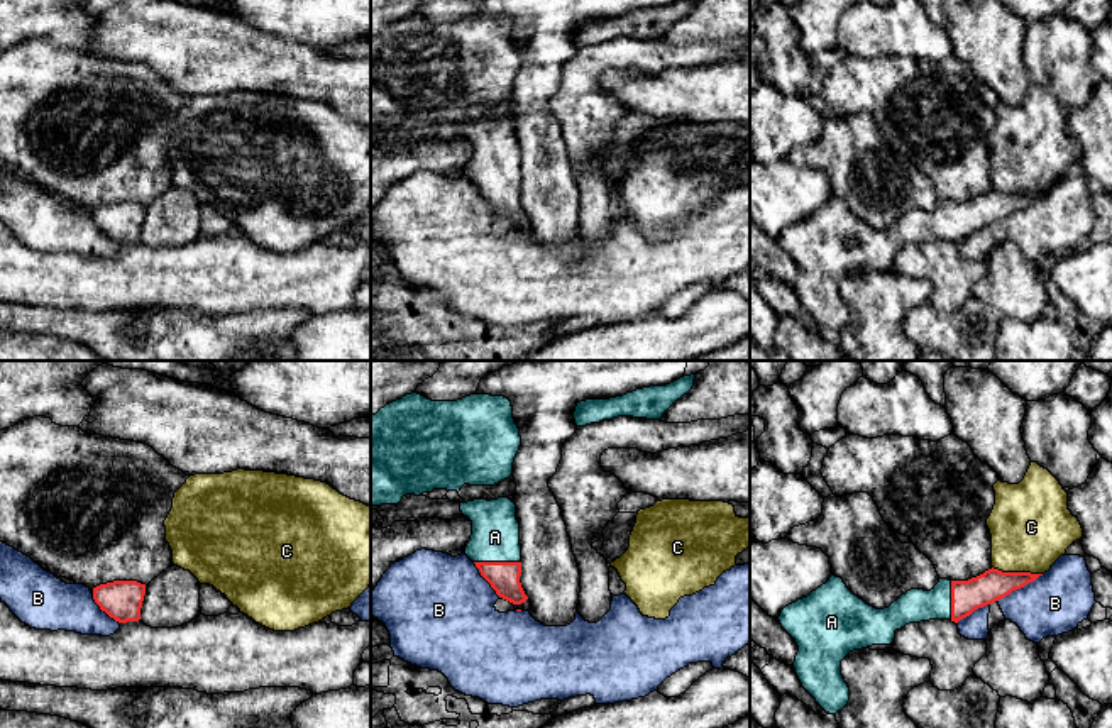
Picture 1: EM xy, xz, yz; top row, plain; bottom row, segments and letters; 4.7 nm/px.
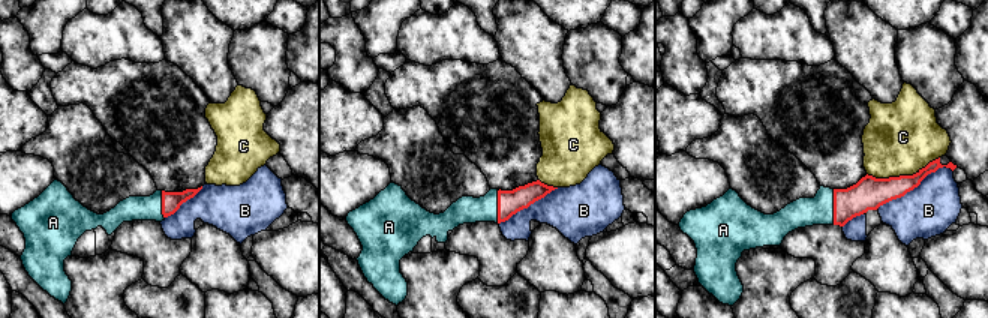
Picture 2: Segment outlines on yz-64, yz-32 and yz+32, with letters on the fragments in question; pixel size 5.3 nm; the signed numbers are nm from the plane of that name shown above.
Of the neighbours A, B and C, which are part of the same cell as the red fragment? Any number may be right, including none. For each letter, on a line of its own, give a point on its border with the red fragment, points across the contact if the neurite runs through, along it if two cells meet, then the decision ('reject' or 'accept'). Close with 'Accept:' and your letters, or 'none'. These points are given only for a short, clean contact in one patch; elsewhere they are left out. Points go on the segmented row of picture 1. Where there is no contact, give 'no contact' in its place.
A: xz (498, 562) | accept
B: yz (1019, 588) | reject
C: yz (1018, 573) | reject
Accept: A

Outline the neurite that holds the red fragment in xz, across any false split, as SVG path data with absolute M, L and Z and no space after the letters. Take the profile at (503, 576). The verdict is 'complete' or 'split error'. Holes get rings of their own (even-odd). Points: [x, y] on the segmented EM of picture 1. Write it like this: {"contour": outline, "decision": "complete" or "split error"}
{"contour": "M509 498L474 499L460 503L460 511L472 521L465 555L496 594L513 604L528 599L521 576L520 523L516 505Z", "decision": "split error"}

